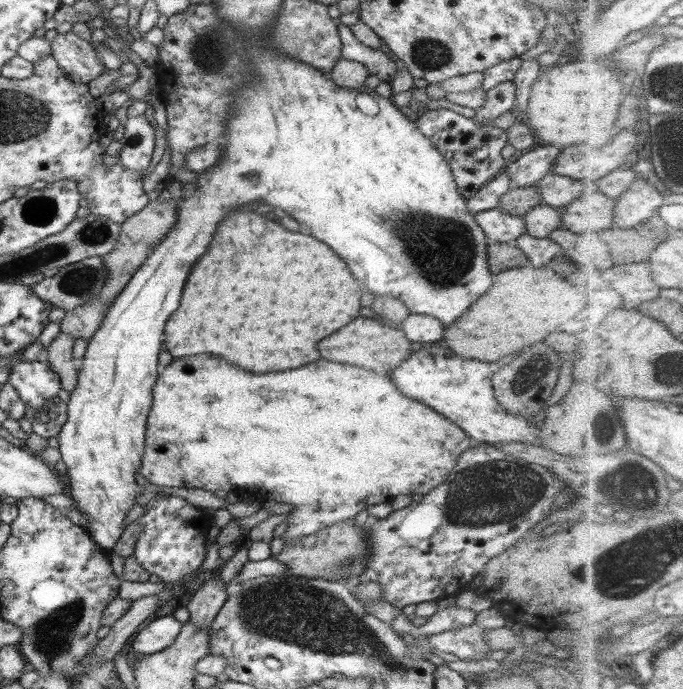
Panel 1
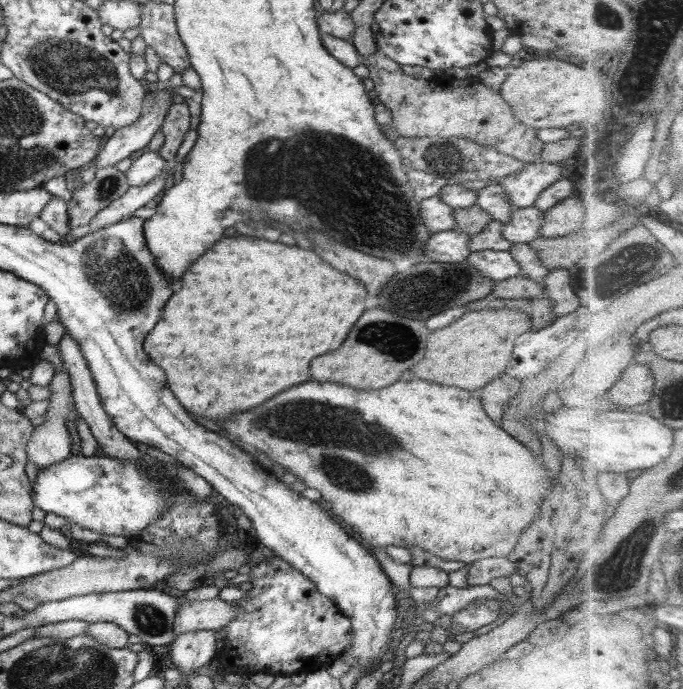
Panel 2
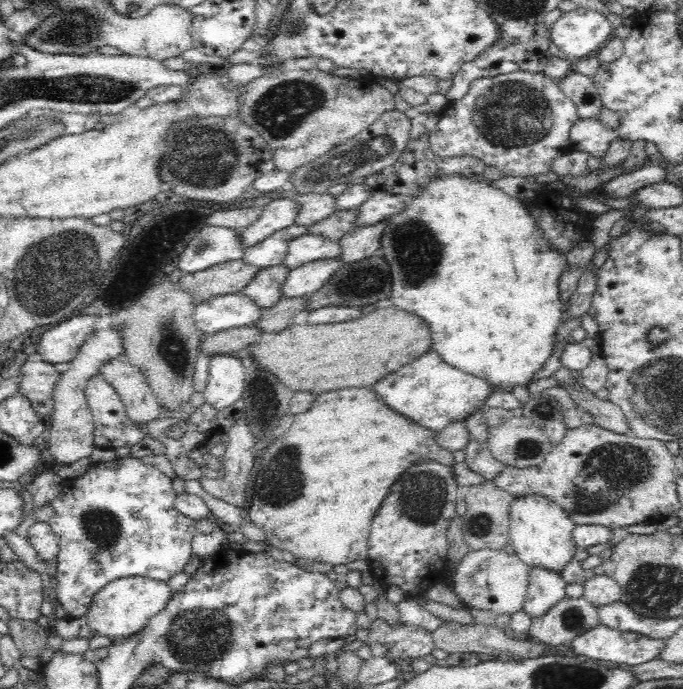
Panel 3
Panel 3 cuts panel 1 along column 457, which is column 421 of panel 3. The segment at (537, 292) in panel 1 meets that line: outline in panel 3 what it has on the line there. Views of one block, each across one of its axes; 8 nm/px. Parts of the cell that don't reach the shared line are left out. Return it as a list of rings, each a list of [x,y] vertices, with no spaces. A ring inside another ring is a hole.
[[[392,304],[387,308],[377,307],[373,312],[361,314],[360,318],[350,320],[350,322],[321,325],[292,323],[281,332],[262,334],[261,342],[248,346],[246,351],[251,354],[258,370],[278,377],[278,380],[290,390],[295,393],[311,392],[317,395],[343,388],[371,387],[380,378],[396,372],[402,365],[408,364],[422,353],[431,350],[432,344],[430,327],[421,318],[414,316],[411,312],[400,310]]]

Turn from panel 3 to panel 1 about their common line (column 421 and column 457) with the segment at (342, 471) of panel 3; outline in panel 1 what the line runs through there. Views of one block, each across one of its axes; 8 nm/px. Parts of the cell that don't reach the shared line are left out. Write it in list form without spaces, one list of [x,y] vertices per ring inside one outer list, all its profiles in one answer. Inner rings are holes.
[[[184,356],[174,360],[170,366],[166,366],[161,374],[158,374],[156,384],[152,386],[152,406],[147,416],[145,430],[144,455],[140,464],[139,473],[157,486],[176,486],[180,488],[203,488],[215,492],[225,490],[234,494],[254,492],[263,494],[264,500],[285,502],[292,504],[294,511],[286,517],[286,533],[281,536],[285,544],[296,542],[308,534],[316,534],[318,530],[324,530],[328,526],[334,526],[338,522],[354,519],[354,516],[372,504],[372,502],[391,502],[400,494],[428,494],[435,490],[445,478],[452,472],[460,455],[472,448],[476,441],[468,436],[456,423],[440,416],[432,408],[428,408],[422,402],[410,400],[400,394],[398,388],[394,388],[390,376],[382,376],[364,370],[354,368],[346,364],[336,364],[328,360],[318,360],[316,364],[308,364],[302,368],[286,370],[286,372],[270,372],[270,374],[250,374],[242,372],[240,368],[234,368],[232,364],[226,364],[226,360],[218,360],[212,356]]]

